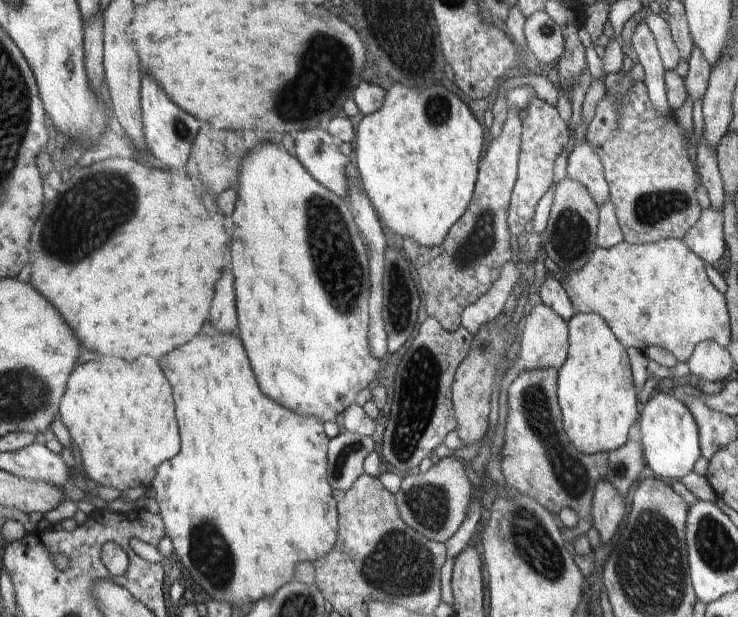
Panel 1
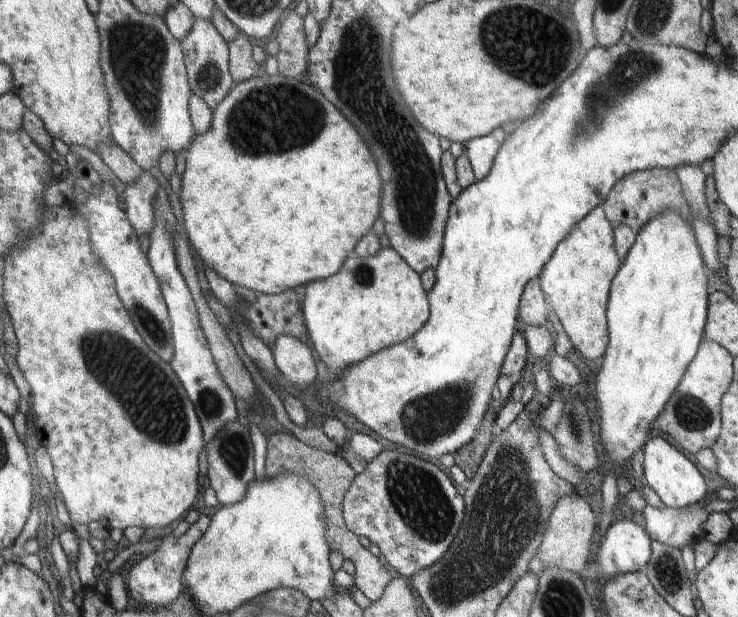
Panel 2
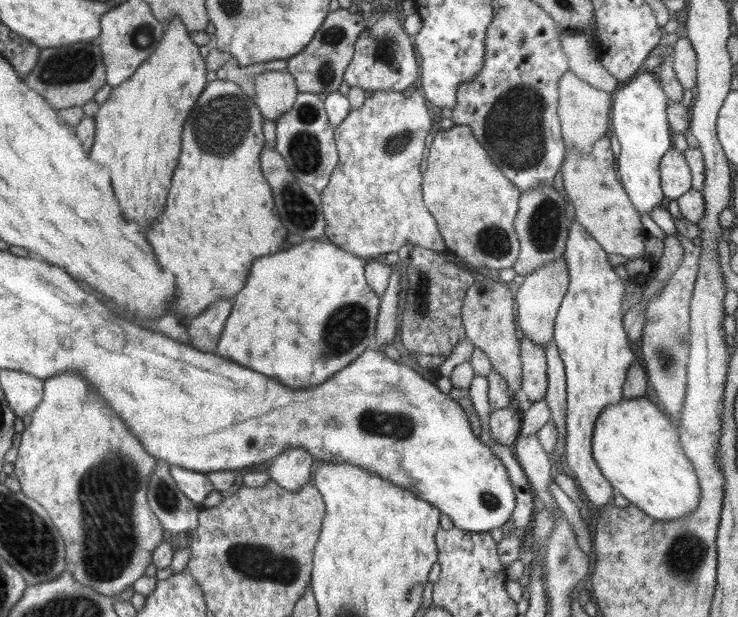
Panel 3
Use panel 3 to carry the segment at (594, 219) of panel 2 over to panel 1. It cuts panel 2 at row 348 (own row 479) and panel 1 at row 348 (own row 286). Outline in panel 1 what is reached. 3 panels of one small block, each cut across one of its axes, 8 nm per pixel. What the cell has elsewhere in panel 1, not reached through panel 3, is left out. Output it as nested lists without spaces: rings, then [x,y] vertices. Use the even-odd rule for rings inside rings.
[[[576,313],[568,321],[568,331],[568,358],[557,370],[557,400],[562,414],[564,434],[580,454],[608,454],[626,444],[630,427],[639,419],[638,390],[633,382],[627,350],[598,314]]]

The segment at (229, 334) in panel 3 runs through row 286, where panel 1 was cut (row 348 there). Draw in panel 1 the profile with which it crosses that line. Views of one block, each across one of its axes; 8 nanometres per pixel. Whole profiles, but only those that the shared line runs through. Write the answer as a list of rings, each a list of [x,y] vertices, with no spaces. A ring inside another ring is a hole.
[[[272,141],[262,142],[260,146],[248,150],[244,160],[240,162],[238,170],[238,202],[236,210],[232,216],[232,222],[236,232],[236,240],[244,240],[242,244],[230,244],[232,250],[232,274],[234,274],[234,294],[236,294],[236,310],[238,310],[238,330],[240,330],[240,342],[246,350],[246,356],[250,360],[250,366],[254,370],[254,378],[260,386],[260,392],[264,396],[272,398],[280,406],[288,410],[296,410],[296,414],[308,414],[316,416],[324,423],[336,421],[339,414],[347,410],[351,405],[355,405],[355,398],[359,392],[365,388],[371,388],[376,382],[376,374],[382,368],[382,363],[372,358],[370,348],[368,348],[368,304],[370,295],[370,282],[368,270],[368,250],[361,237],[360,230],[356,226],[351,210],[348,208],[346,200],[333,194],[317,182],[312,174],[300,164],[296,156],[292,156],[281,144],[274,144]]]

